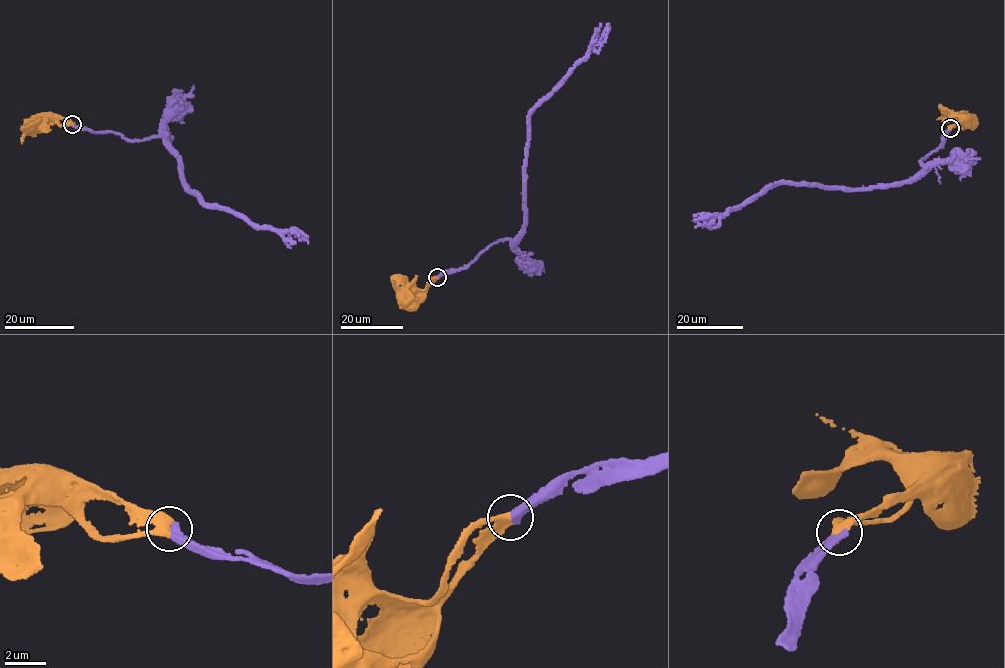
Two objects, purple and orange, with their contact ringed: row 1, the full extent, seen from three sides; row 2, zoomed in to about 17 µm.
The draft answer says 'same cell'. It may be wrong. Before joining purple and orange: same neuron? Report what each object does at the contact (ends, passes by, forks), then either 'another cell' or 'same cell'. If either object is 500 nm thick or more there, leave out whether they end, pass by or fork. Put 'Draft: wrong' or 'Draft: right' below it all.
purple ends | orange passes by | same cell
Draft: right

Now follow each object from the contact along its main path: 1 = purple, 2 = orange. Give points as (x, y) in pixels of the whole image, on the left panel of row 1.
1: (72, 123), (131, 140), (161, 136), (176, 157), (189, 193), (202, 205), (277, 232), (292, 231), (308, 243)
2: (72, 123), (58, 119), (41, 119), (32, 125)

